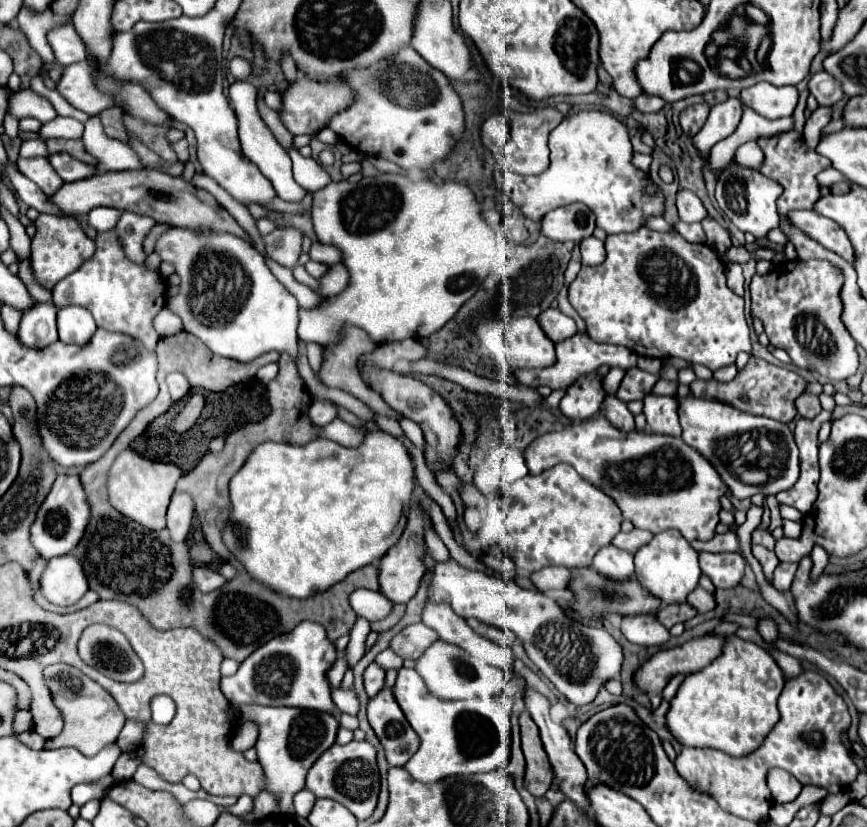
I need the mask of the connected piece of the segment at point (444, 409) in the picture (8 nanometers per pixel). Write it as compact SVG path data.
M369 368L365 374L363 374L365 382L369 384L369 388L373 388L375 392L379 392L383 396L383 400L397 412L401 412L405 418L409 420L415 420L423 434L425 434L425 440L427 440L427 450L425 450L425 460L427 460L427 466L431 470L443 470L445 462L451 462L453 458L453 452L455 452L455 446L461 438L461 430L459 430L459 422L453 418L453 412L451 408L441 400L441 396L437 396L431 388L427 388L423 382L411 378L411 376L403 376L403 374L397 374L397 372L391 372L391 370L375 370L375 368Z

